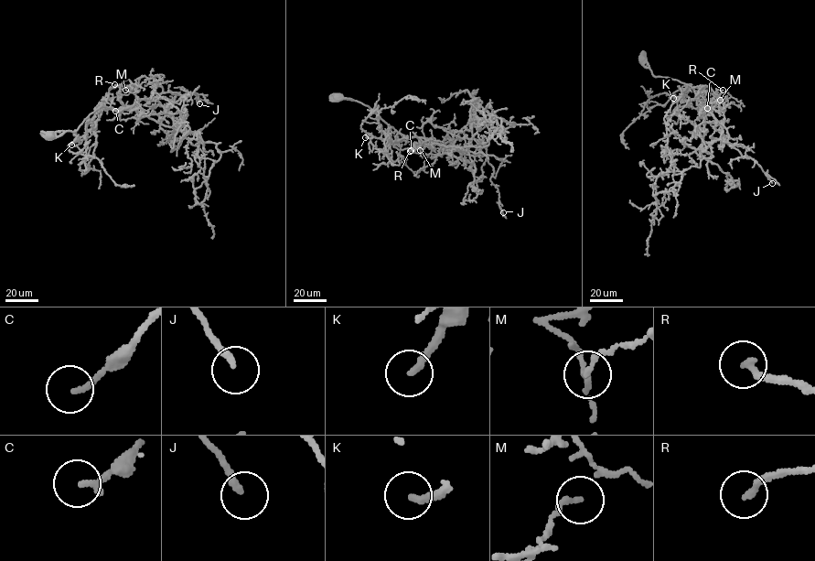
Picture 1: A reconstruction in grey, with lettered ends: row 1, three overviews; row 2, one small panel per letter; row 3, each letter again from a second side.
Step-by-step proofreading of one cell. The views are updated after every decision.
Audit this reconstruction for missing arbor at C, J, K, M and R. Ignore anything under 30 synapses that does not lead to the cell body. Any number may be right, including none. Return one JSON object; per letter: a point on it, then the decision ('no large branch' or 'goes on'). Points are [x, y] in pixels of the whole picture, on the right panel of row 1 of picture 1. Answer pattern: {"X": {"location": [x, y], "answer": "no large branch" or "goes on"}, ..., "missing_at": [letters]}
{"C": {"location": [707, 108], "answer": "no large branch"}, "J": {"location": [772, 183], "answer": "no large branch"}, "K": {"location": [673, 98], "answer": "goes on"}, "M": {"location": [720, 100], "answer": "no large branch"}, "R": {"location": [723, 90], "answer": "no large branch"}, "missing_at": ["K"]}

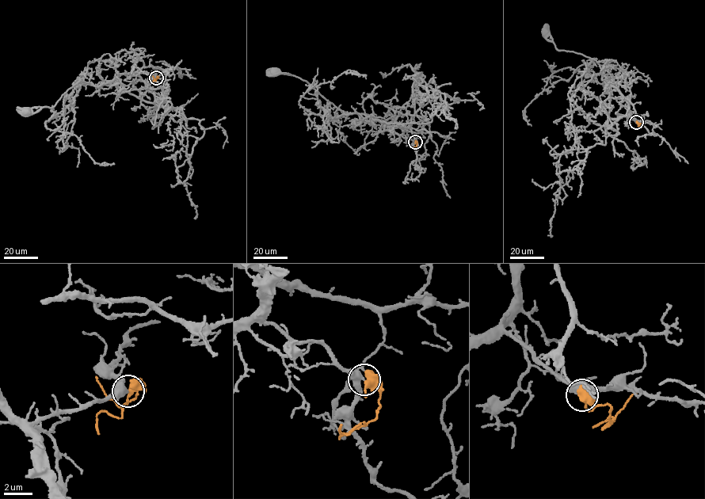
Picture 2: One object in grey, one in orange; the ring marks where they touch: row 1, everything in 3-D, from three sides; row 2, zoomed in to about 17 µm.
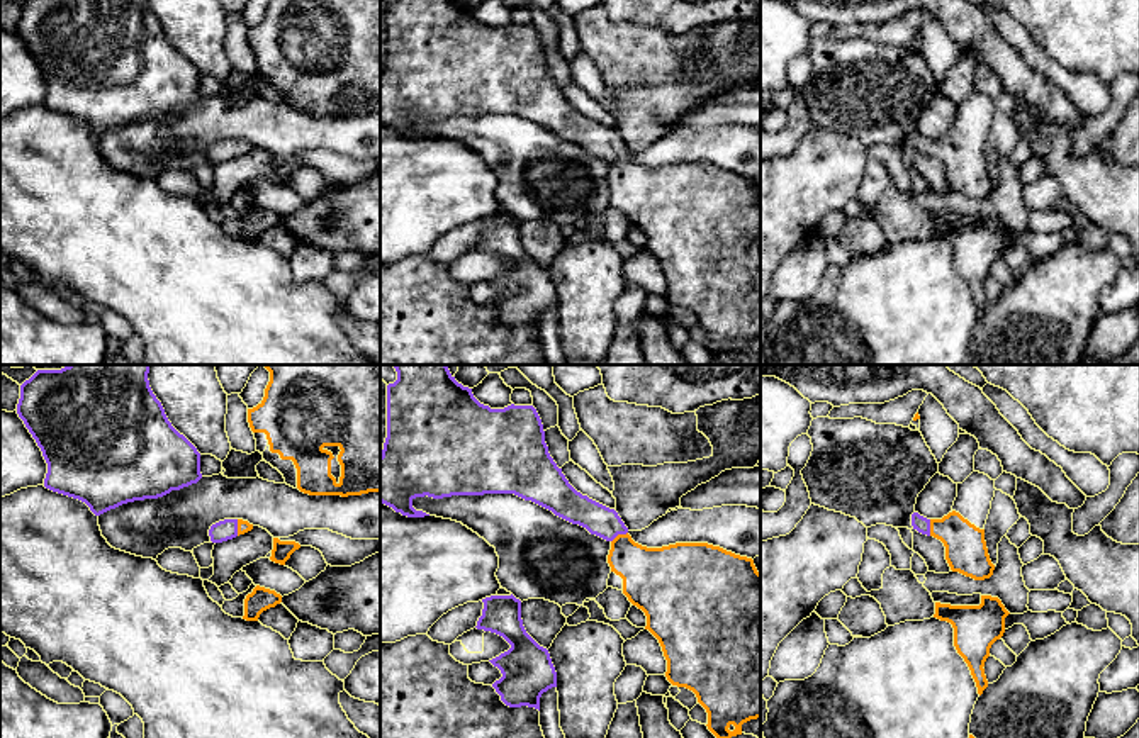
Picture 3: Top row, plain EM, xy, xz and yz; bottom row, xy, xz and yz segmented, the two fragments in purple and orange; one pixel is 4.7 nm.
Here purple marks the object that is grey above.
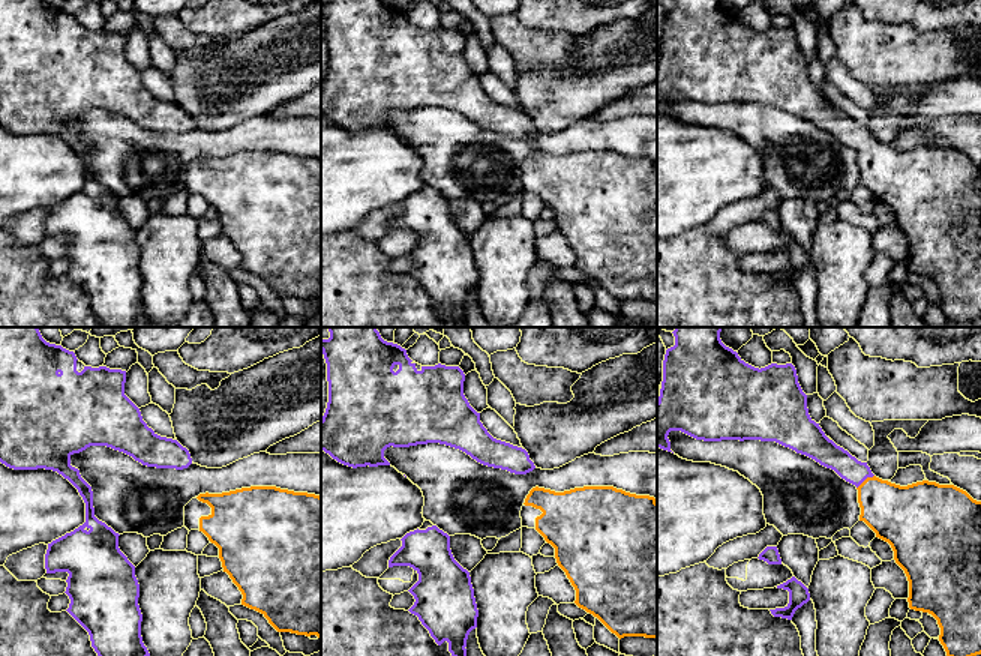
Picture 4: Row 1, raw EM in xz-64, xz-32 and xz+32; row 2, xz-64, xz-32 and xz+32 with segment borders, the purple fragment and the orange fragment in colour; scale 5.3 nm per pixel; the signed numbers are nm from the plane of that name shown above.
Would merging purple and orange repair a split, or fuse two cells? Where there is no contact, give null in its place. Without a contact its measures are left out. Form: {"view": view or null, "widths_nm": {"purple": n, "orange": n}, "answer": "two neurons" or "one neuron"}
{"view": "xy", "widths_nm": {"purple": 100, "orange": 60}, "answer": "one neuron"}

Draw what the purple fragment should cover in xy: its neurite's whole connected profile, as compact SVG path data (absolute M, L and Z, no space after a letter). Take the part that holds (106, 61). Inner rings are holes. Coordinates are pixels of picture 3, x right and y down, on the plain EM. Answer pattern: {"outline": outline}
{"outline": "M25 0L17 34L48 83L44 107L85 122L95 136L202 98L200 73L171 46L149 0Z"}

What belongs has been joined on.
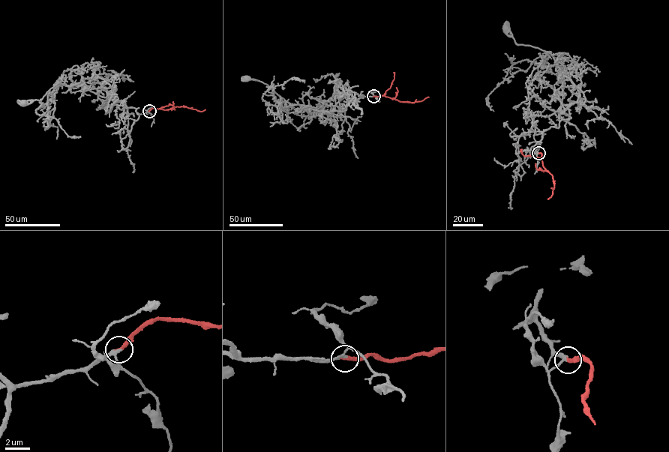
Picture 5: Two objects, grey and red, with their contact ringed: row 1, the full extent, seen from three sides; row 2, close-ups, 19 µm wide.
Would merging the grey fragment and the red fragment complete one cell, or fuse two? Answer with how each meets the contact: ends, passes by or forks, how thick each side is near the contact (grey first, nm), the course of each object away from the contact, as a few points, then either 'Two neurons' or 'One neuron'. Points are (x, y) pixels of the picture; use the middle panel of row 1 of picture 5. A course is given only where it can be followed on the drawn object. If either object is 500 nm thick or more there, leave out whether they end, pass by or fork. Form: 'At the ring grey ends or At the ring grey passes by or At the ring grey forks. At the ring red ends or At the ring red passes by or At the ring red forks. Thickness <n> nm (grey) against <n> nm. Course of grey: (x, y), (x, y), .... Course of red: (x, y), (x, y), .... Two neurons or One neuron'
At the ring grey passes by. At the ring red ends. Thickness 190 nm (grey) against 280 nm. Course of grey: (373, 96), (352, 100), (345, 110), (319, 111), (292, 105), (268, 85), (247, 78). Course of red: (373, 96), (385, 95), (400, 101), (412, 103), (428, 97). One neuron

